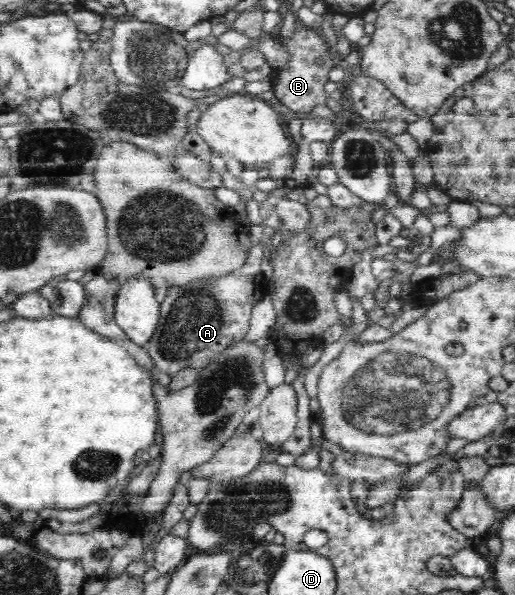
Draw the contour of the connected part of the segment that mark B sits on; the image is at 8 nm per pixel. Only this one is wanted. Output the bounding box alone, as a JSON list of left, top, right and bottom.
[275,26,333,116]

